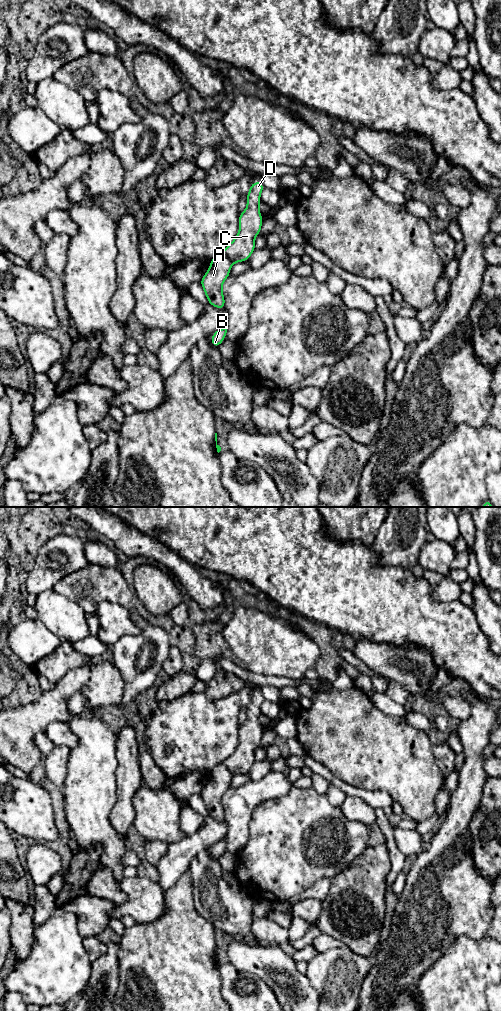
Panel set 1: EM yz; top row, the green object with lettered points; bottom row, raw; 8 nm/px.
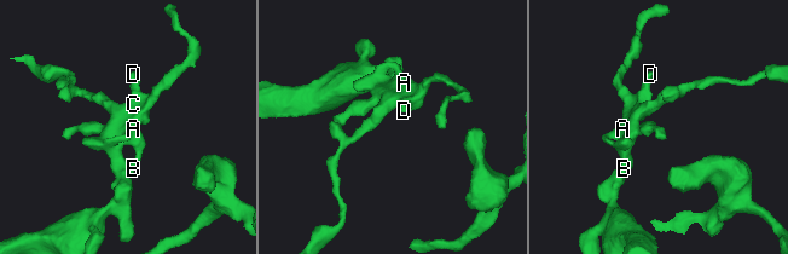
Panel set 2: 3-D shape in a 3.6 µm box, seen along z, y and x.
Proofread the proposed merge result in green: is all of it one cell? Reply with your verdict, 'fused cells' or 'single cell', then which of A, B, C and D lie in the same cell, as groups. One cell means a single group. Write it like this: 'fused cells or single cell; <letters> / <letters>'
fused cells; A B / C D

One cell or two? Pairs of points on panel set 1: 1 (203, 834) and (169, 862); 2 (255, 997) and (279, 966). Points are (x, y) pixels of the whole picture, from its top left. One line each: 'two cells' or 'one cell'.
1: one cell
2: two cells

